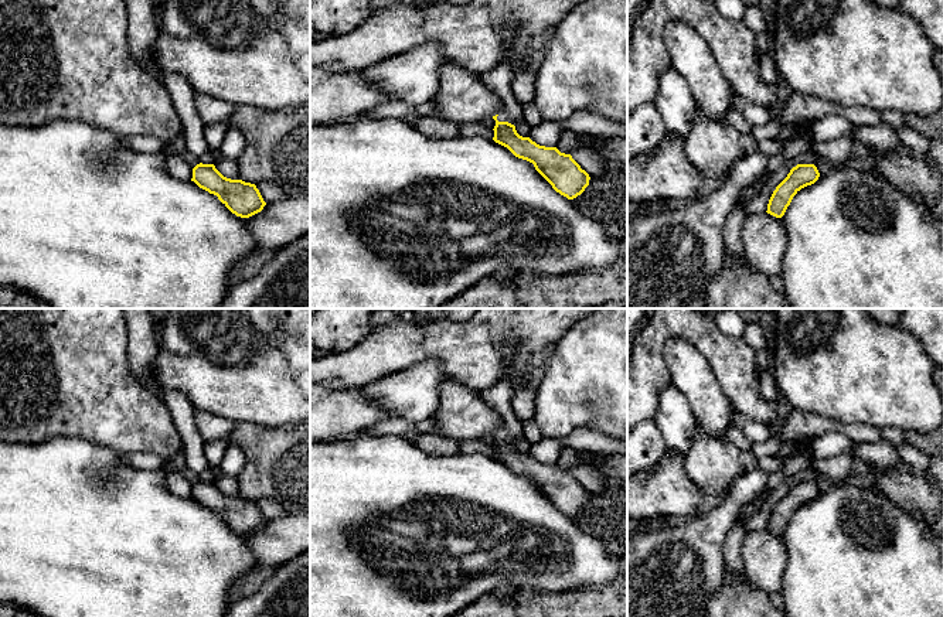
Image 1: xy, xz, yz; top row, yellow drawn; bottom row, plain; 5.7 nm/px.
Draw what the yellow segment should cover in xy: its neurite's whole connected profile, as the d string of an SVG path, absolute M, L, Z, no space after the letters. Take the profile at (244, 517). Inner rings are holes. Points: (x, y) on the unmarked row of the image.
M197 481L191 498L217 512L232 531L241 535L249 535L266 522L255 501L227 495L214 481Z

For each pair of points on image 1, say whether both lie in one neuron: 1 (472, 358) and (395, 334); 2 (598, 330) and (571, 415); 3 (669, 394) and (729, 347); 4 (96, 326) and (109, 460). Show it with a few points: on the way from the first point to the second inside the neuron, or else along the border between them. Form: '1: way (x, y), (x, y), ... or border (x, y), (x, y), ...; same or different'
1: way (453, 344), (449, 341), (414, 341); same
2: way (598, 351), (598, 371), (575, 394); same
3: border (670, 382), (660, 395), (656, 416); different
4: border (98, 445), (123, 454); different

